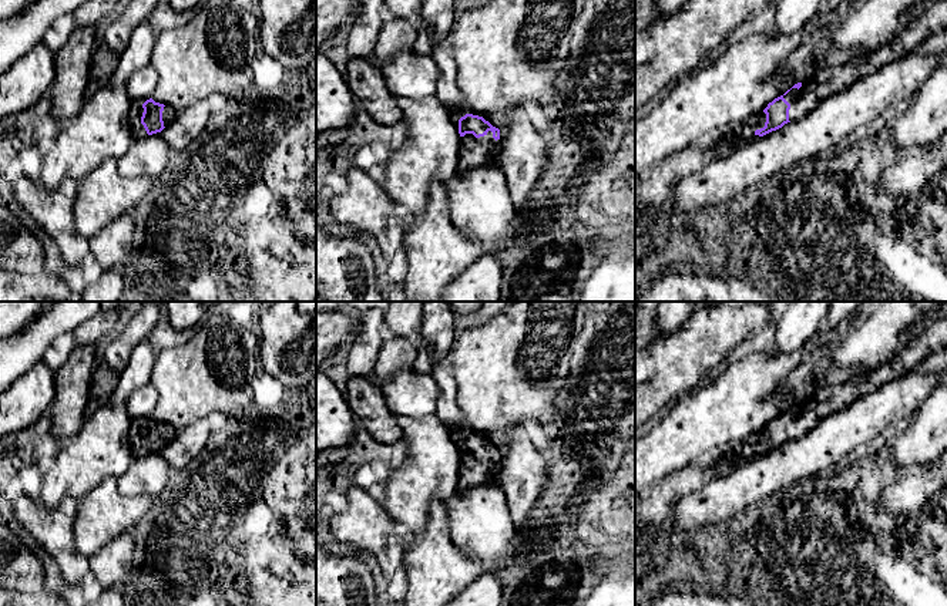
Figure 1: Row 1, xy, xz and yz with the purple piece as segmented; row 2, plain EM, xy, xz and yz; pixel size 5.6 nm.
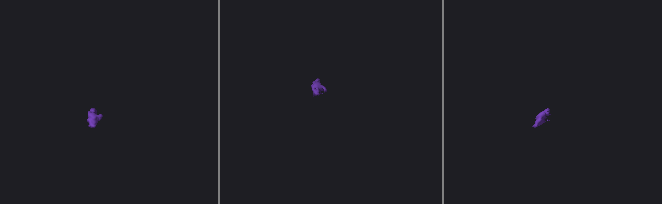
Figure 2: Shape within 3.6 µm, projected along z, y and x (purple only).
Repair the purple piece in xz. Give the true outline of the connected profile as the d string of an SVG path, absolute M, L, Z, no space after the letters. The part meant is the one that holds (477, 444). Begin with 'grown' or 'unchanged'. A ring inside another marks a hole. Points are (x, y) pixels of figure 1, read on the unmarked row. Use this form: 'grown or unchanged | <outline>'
grown | M466 432L459 438L459 452L463 457L457 489L467 491L497 479L500 467L500 448L483 435Z

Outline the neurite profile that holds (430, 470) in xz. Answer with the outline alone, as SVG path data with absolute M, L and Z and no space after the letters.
M437 414L427 418L396 415L406 444L404 459L400 467L392 469L390 478L383 482L383 509L394 521L404 523L410 533L420 535L427 522L429 506L433 501L444 502L457 491L460 477L459 438L441 422Z

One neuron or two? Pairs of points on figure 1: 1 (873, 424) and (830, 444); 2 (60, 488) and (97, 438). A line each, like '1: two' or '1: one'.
1: one
2: one

